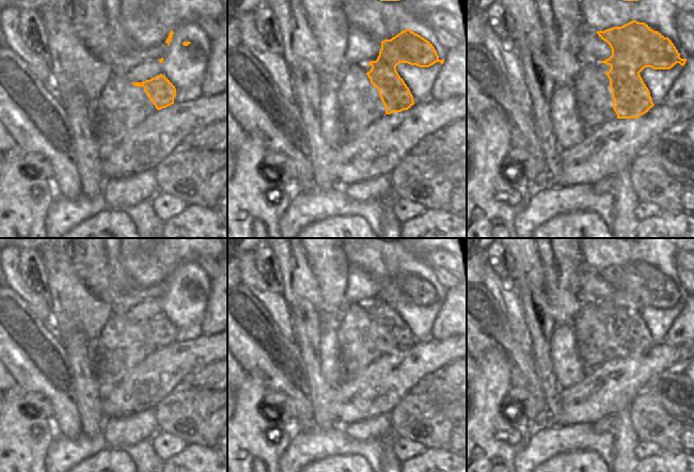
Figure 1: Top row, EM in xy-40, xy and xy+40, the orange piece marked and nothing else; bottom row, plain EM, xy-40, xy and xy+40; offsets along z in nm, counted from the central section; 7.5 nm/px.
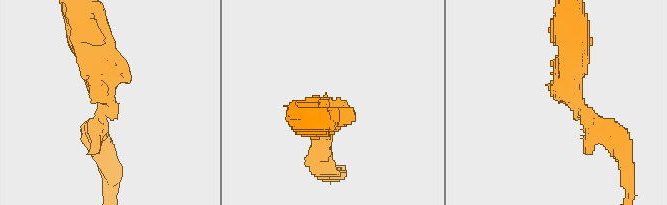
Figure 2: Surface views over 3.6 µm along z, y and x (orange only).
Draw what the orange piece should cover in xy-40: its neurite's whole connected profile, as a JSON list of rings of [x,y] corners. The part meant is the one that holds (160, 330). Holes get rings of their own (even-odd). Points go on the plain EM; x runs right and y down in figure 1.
[[[162,313],[143,321],[132,321],[135,326],[143,326],[144,331],[157,349],[174,343],[176,328]]]

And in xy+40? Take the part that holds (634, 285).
[[[632,259],[621,266],[597,270],[597,273],[612,288],[612,295],[600,302],[611,305],[605,314],[610,318],[610,327],[614,340],[612,346],[617,353],[617,358],[636,358],[654,345],[650,331],[640,314],[645,306],[671,309],[677,302],[684,305],[687,301],[687,298],[680,297],[680,293],[668,277],[664,277],[658,270],[653,270],[645,262]]]

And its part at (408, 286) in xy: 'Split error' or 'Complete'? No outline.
Complete.

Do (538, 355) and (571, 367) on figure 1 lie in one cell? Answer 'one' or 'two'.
two

